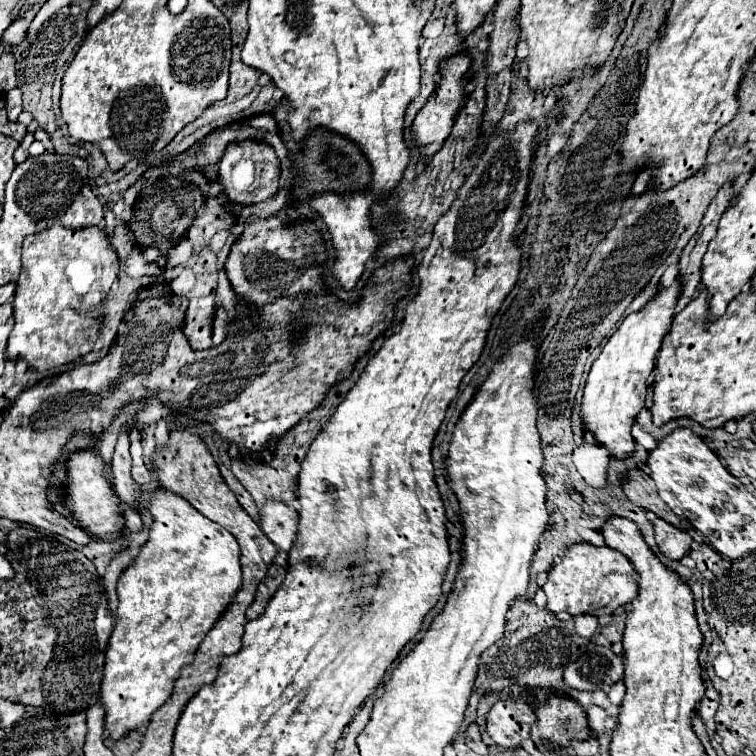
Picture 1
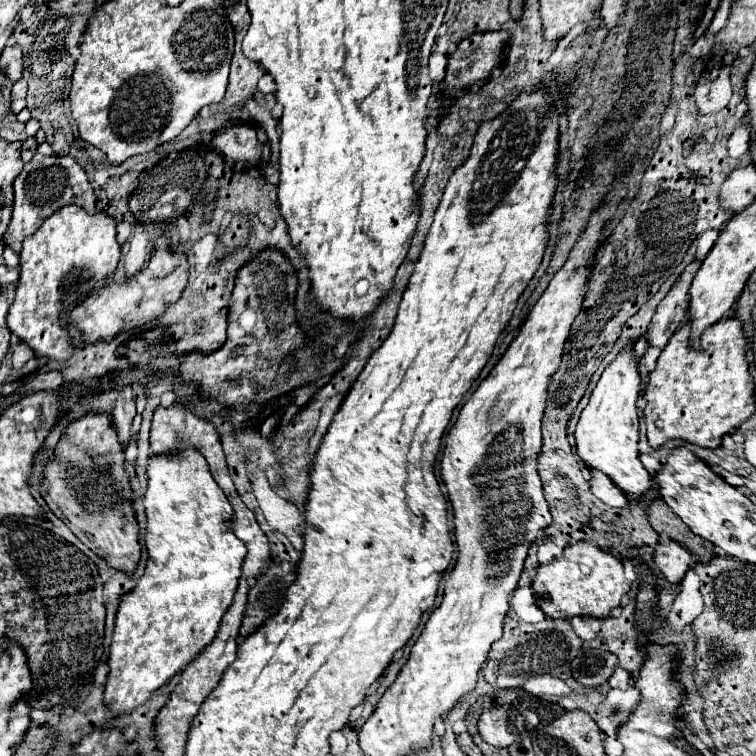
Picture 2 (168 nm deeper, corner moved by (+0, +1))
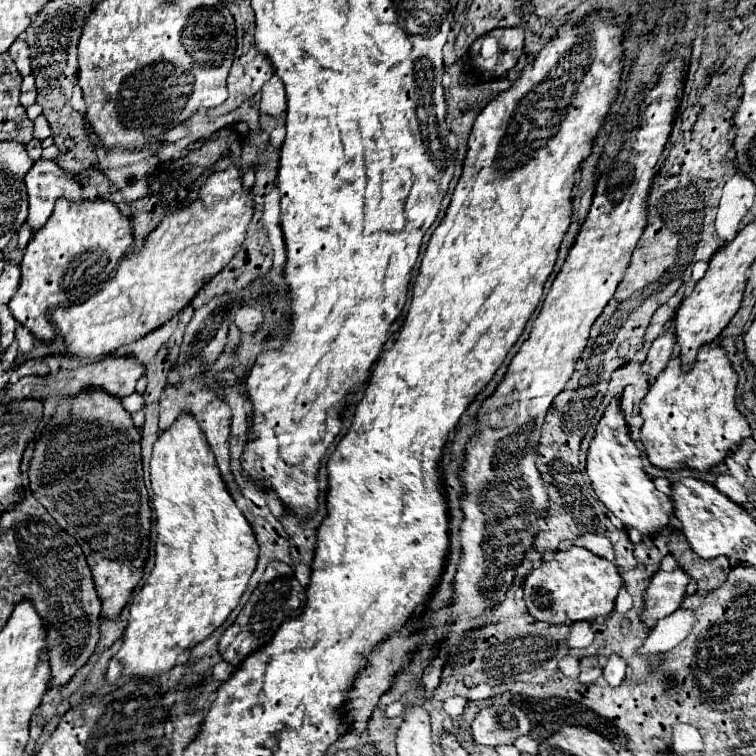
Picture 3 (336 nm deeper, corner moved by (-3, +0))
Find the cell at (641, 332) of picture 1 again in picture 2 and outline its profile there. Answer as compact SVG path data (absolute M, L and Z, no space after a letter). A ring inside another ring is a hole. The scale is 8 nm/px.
M627 341L615 359L605 367L595 389L591 391L587 407L581 411L575 429L575 449L587 467L599 469L613 479L613 483L627 495L641 495L651 487L651 475L639 461L639 415L637 397L641 391L639 359L635 357L635 343Z

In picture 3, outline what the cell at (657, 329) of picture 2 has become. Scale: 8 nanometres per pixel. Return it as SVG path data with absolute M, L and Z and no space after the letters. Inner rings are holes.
M666 330L662 336L656 338L656 342L648 352L646 362L642 364L642 372L648 378L648 382L654 382L656 376L666 368L668 360L672 358L672 352L674 352L674 334Z

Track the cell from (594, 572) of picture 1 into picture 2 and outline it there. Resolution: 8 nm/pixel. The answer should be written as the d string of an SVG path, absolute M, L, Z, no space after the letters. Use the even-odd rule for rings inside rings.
M575 543L563 549L563 555L549 565L543 565L533 575L531 583L539 609L553 619L571 619L577 615L607 617L611 609L619 607L631 589L625 579L623 563L615 555L589 543Z

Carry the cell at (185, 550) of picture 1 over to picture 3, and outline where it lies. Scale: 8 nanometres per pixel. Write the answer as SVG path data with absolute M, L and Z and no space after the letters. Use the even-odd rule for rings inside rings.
M182 412L156 440L150 460L150 480L158 532L156 564L130 604L130 620L122 636L122 646L108 664L106 680L110 682L116 682L120 676L154 676L172 670L184 650L206 640L238 606L258 558L256 534L232 500L226 484L222 484L214 452L190 412Z

